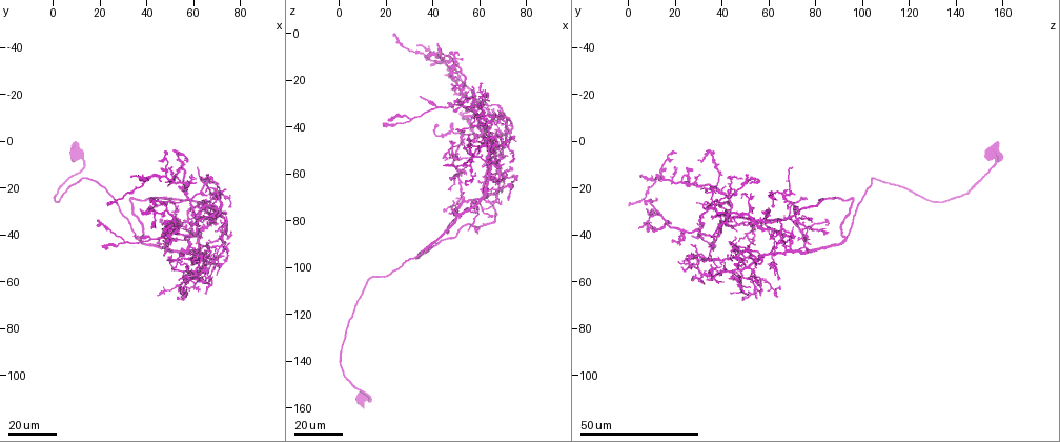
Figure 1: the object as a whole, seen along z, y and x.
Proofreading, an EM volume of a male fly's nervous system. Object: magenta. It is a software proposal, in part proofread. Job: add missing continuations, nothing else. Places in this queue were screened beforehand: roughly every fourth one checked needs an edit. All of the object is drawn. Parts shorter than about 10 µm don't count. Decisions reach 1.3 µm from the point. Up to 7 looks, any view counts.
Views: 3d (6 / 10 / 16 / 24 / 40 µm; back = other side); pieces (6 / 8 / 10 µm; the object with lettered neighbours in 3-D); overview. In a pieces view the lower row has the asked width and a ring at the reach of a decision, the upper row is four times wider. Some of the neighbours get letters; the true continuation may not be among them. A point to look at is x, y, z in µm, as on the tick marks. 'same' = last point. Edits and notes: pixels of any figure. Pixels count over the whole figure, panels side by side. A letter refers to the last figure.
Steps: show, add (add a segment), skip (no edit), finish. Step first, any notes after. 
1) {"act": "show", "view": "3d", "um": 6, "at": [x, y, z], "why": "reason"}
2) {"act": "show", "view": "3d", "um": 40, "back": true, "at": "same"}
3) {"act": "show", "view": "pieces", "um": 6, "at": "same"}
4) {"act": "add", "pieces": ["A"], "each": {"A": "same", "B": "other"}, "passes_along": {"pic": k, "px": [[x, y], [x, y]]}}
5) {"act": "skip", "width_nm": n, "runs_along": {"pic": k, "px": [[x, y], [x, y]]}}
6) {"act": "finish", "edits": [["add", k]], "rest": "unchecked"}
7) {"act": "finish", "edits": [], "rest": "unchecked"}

{"act": "show", "view": "3d", "um": 16, "at": [74, 47, 43], "why": "free end"}

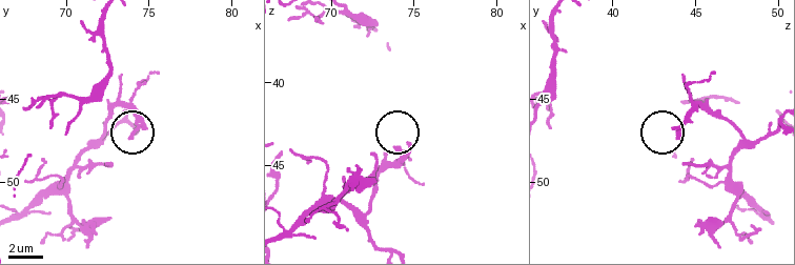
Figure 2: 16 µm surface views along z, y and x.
{"act": "show", "view": "pieces", "um": 10, "at": [74.0, 47.2, 43.9]}

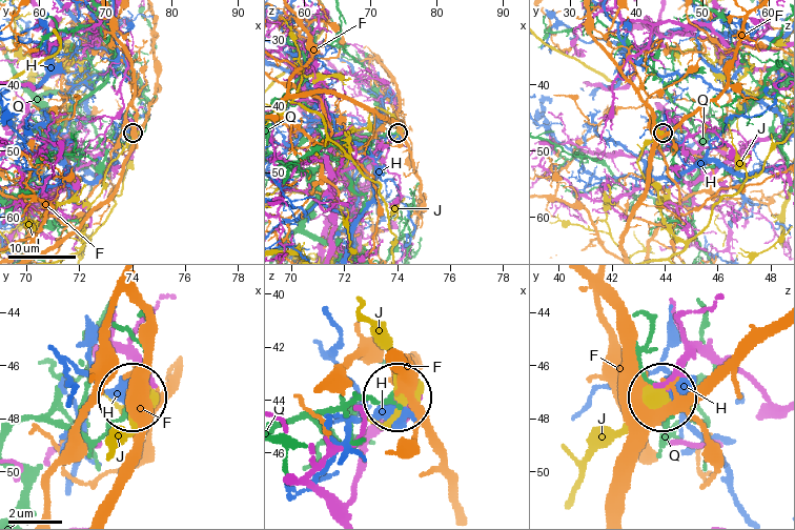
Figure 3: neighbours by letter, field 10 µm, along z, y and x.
{"act": "skip", "width_nm": 190, "each": {"F": "other", "H": "other", "J": "other", "Q": "other"}, "found": "none of them fits"}

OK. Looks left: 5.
{"act": "show", "view": "3d", "um": 16, "at": [67, 36, 41], "why": "an open end"}

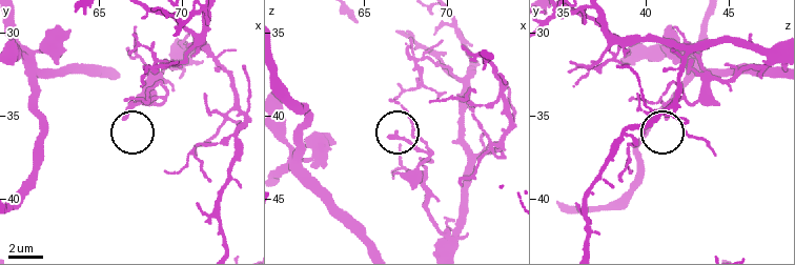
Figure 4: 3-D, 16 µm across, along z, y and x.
{"act": "show", "view": "pieces", "um": 6, "at": [66.6, 35.2, 41.4]}

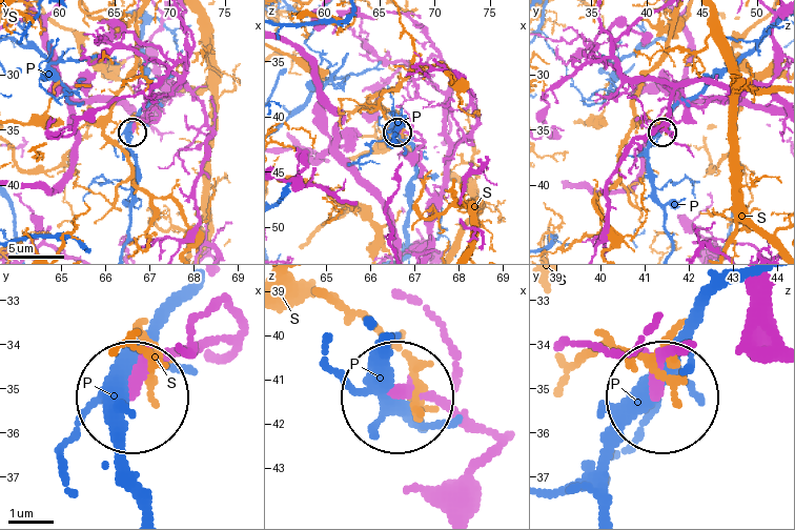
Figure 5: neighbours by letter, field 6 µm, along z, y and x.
{"act": "skip", "each": {"P": "other", "S": "other"}, "found": "none of them fits"}

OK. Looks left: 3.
{"act": "show", "view": "3d", "um": 24, "at": [57, 9, 31], "why": "thin end"}

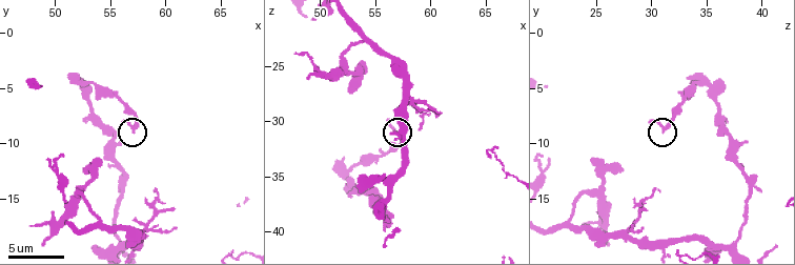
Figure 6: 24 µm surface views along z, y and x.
{"act": "show", "view": "pieces", "um": 10, "at": [56.2, 8.0, 29.8], "why": "what lies round it"}

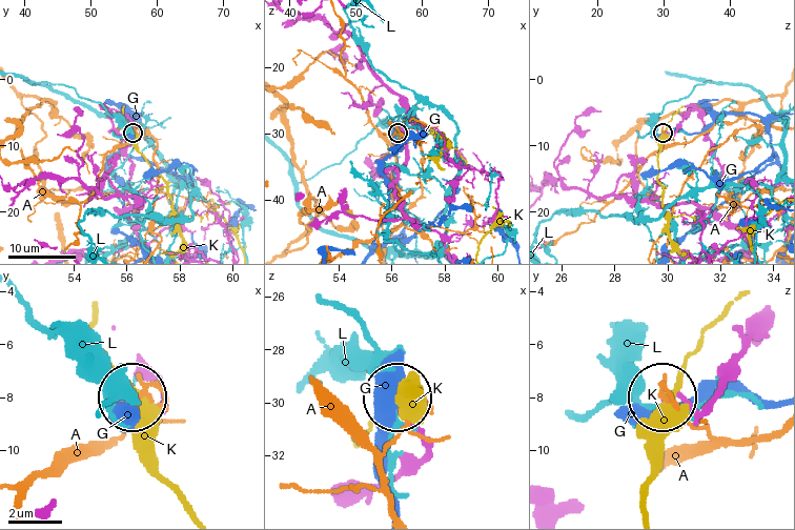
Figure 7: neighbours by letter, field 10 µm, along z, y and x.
{"act": "skip", "each": {"A": "other", "G": "other", "K": "other", "L": "other"}, "found": "none of them fits"}

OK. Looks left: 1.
{"act": "finish", "edits": [], "rest": "unchecked"}

